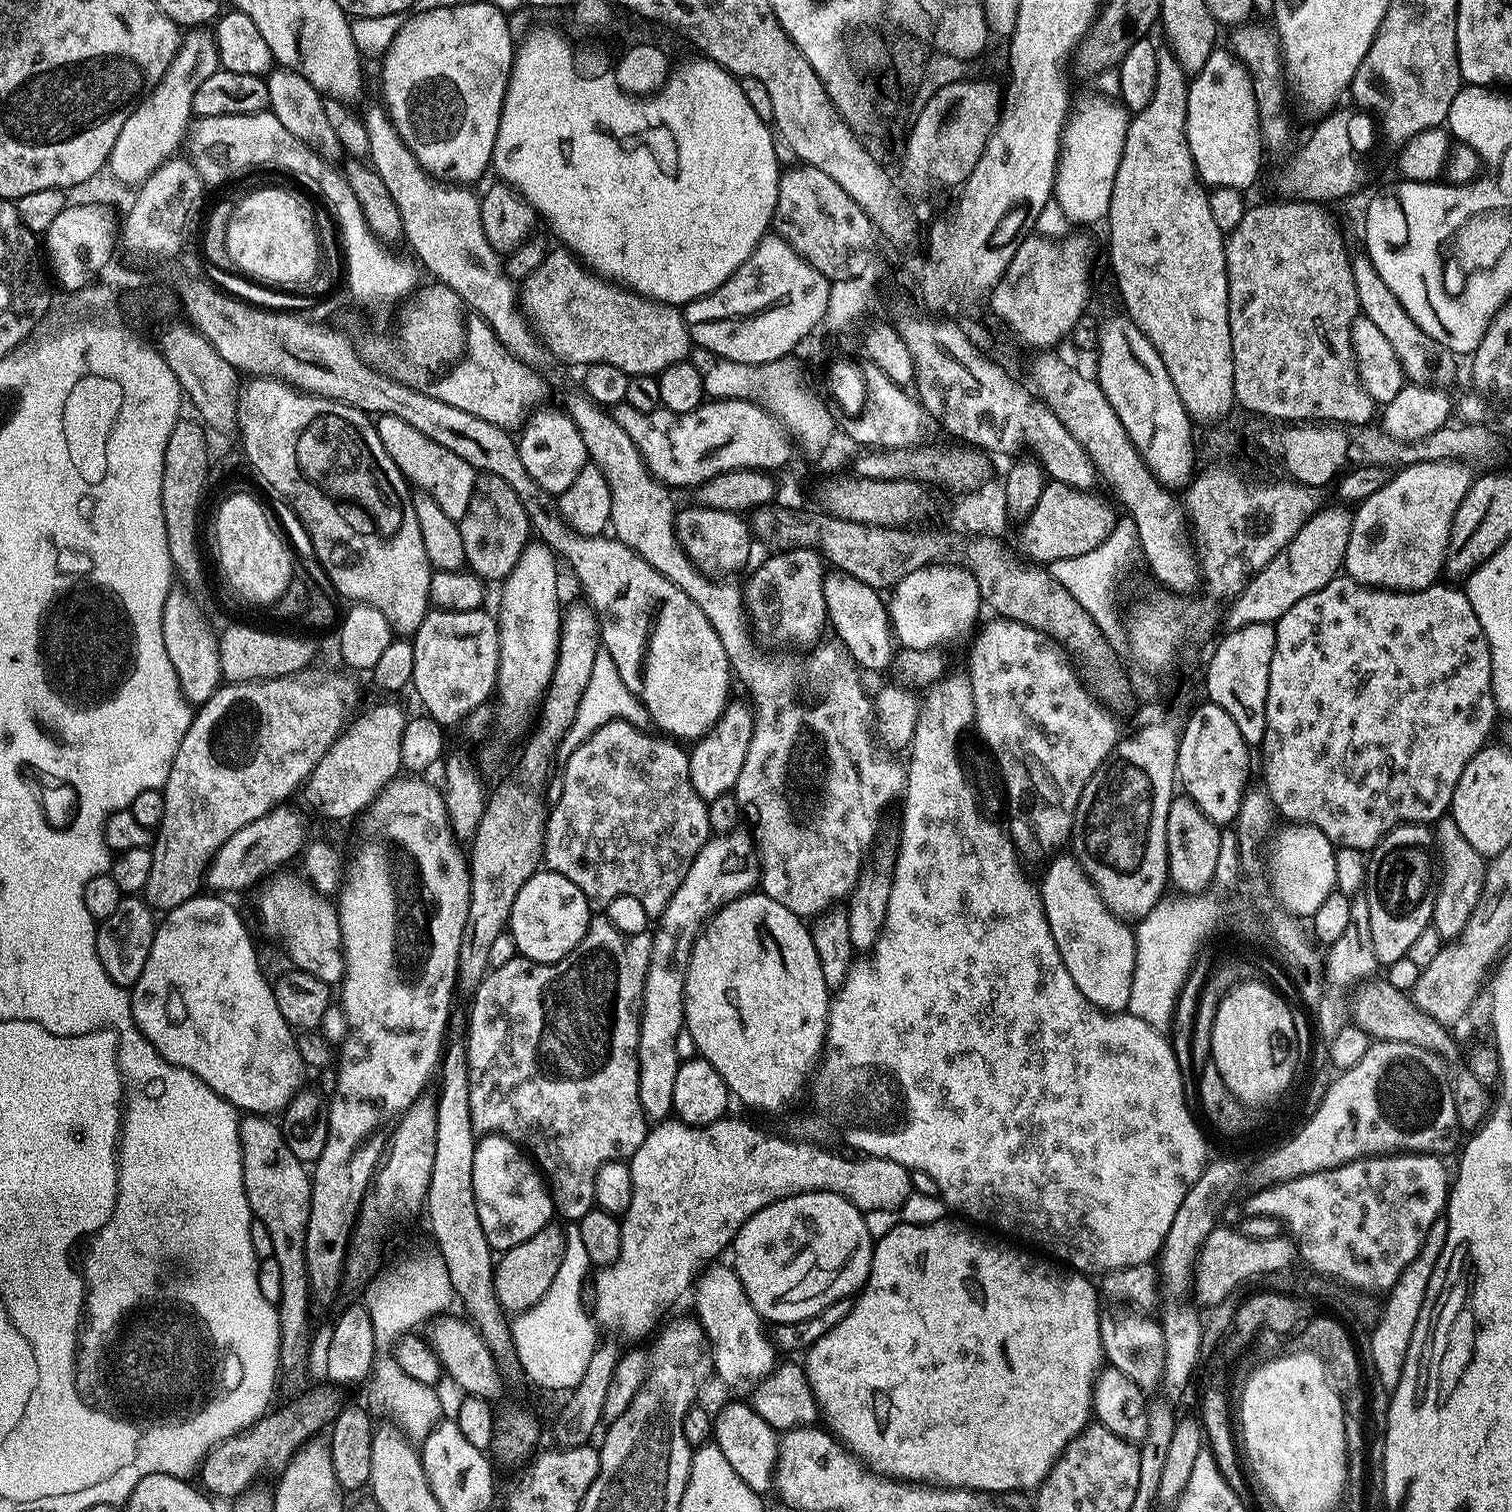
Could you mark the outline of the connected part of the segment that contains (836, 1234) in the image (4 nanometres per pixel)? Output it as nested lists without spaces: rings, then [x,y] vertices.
[[[803,1192],[787,1196],[785,1200],[776,1200],[755,1212],[740,1226],[730,1245],[730,1253],[735,1274],[760,1317],[768,1322],[772,1320],[773,1325],[799,1325],[800,1321],[826,1310],[826,1306],[859,1293],[868,1281],[873,1247],[874,1241],[866,1230],[864,1213],[849,1200],[833,1192]]]

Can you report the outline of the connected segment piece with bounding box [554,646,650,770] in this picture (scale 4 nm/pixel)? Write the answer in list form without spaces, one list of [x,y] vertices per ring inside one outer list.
[[[603,646],[598,650],[598,655],[594,657],[594,667],[590,673],[590,682],[586,690],[582,690],[582,702],[578,702],[578,714],[574,714],[574,722],[570,725],[570,730],[562,738],[554,757],[554,764],[557,769],[564,769],[566,762],[570,762],[570,754],[578,750],[586,738],[590,738],[602,726],[606,726],[612,720],[625,720],[627,724],[644,726],[649,723],[650,717],[647,708],[634,693],[631,692],[622,680],[618,672],[618,666],[614,666],[614,658],[610,656]]]

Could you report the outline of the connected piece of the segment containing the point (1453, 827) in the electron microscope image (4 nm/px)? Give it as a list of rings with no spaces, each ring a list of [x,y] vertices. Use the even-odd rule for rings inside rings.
[[[1451,814],[1435,821],[1434,852],[1438,857],[1438,883],[1434,888],[1431,927],[1438,930],[1441,941],[1456,942],[1464,933],[1482,892],[1486,860],[1474,850],[1474,846],[1470,846],[1470,842],[1466,842],[1466,838],[1462,838],[1462,830],[1458,830],[1458,822],[1454,822]]]

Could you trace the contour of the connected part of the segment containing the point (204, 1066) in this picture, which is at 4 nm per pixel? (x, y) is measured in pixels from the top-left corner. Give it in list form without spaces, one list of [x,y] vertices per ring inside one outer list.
[[[197,894],[194,898],[182,902],[182,906],[173,908],[157,923],[154,942],[150,946],[150,958],[146,958],[146,966],[142,966],[142,974],[138,978],[138,982],[132,985],[130,989],[132,1017],[136,1023],[136,1029],[152,1043],[154,1050],[158,1050],[158,1054],[162,1058],[166,1058],[166,1062],[193,1072],[199,1080],[206,1082],[206,1086],[210,1086],[210,1090],[214,1090],[224,1099],[229,1100],[237,1110],[243,1110],[248,1114],[283,1113],[288,1103],[305,1087],[304,1072],[306,1073],[306,1065],[298,1054],[294,1028],[288,1023],[288,1019],[282,1014],[282,1010],[278,1010],[278,1002],[272,993],[273,985],[270,980],[264,977],[264,972],[260,969],[260,960],[256,957],[256,948],[252,945],[252,936],[248,933],[243,918],[236,913],[235,906],[227,904],[224,901],[227,899],[223,895],[204,895]]]

